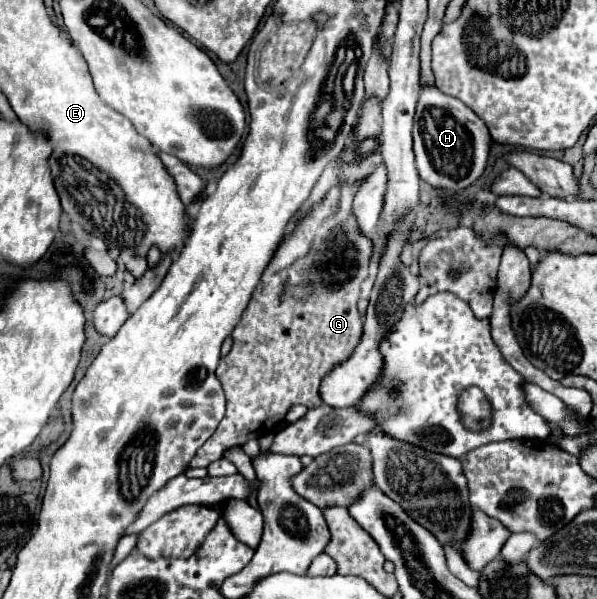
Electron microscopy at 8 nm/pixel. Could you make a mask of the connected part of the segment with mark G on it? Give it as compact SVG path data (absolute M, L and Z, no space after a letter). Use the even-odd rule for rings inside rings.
M361 180L355 186L333 188L325 202L317 204L303 218L297 232L279 246L277 254L265 268L261 282L241 316L241 322L231 332L233 348L225 358L221 358L217 366L217 378L227 396L227 412L215 434L201 446L189 464L191 468L209 466L211 462L219 460L227 448L243 446L253 438L269 434L279 422L283 422L287 410L295 404L303 404L307 408L323 406L319 394L323 378L335 366L347 362L353 356L363 332L361 316L357 312L357 298L361 282L369 276L371 266L371 240L357 234L357 226L349 214L349 206L359 184Z

